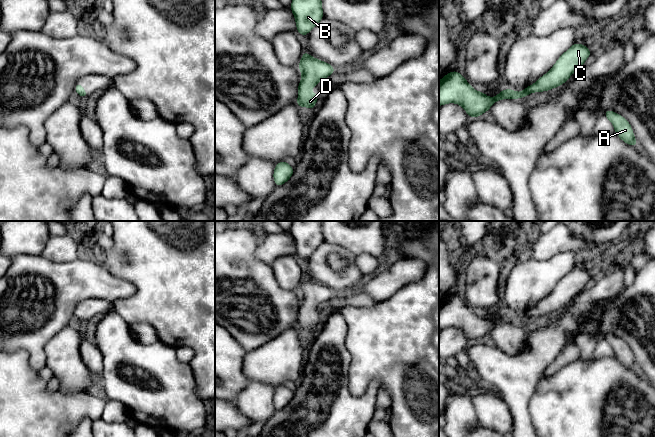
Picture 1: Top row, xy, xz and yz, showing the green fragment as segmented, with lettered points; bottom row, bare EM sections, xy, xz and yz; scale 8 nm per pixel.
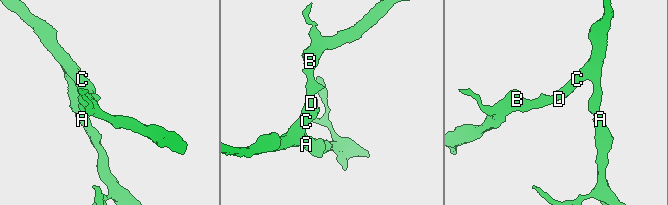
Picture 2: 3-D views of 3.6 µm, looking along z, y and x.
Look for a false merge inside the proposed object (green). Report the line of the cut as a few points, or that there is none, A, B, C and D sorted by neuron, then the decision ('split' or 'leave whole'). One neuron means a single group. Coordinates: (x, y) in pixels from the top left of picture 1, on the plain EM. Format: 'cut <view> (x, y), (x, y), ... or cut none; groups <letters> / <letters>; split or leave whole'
cut none; groups A B C D; leave whole

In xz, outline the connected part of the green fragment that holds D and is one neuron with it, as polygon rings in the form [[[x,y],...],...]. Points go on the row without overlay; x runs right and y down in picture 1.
[[[303,275],[298,292],[302,301],[297,311],[298,323],[296,328],[298,332],[306,331],[313,334],[318,324],[318,317],[311,317],[310,314],[333,298],[336,293],[329,287],[312,281],[306,275]]]

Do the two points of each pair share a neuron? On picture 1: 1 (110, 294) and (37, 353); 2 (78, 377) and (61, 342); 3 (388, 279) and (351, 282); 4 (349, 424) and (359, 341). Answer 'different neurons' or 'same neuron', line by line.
1: same neuron
2: same neuron
3: different neurons
4: different neurons

